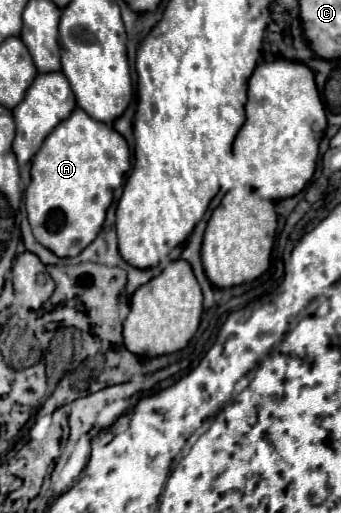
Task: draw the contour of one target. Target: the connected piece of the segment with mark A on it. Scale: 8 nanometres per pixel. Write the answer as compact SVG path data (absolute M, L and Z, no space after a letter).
M80 107L72 111L42 143L32 159L32 181L26 189L26 211L38 243L58 257L76 257L102 229L114 189L130 169L130 151L124 137L106 123L98 123Z

